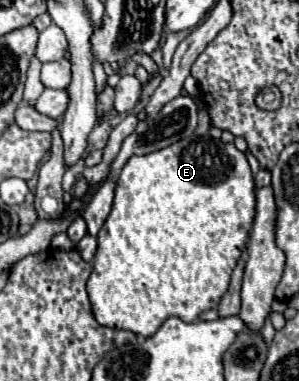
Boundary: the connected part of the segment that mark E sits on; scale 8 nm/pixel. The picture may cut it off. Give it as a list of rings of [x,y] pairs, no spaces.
[[[193,134],[189,140],[179,140],[169,148],[145,156],[131,156],[117,178],[113,210],[99,230],[99,248],[87,280],[93,316],[103,326],[131,330],[147,338],[169,316],[193,322],[201,312],[217,308],[229,288],[233,266],[245,248],[253,218],[253,174],[245,154],[233,144]]]

